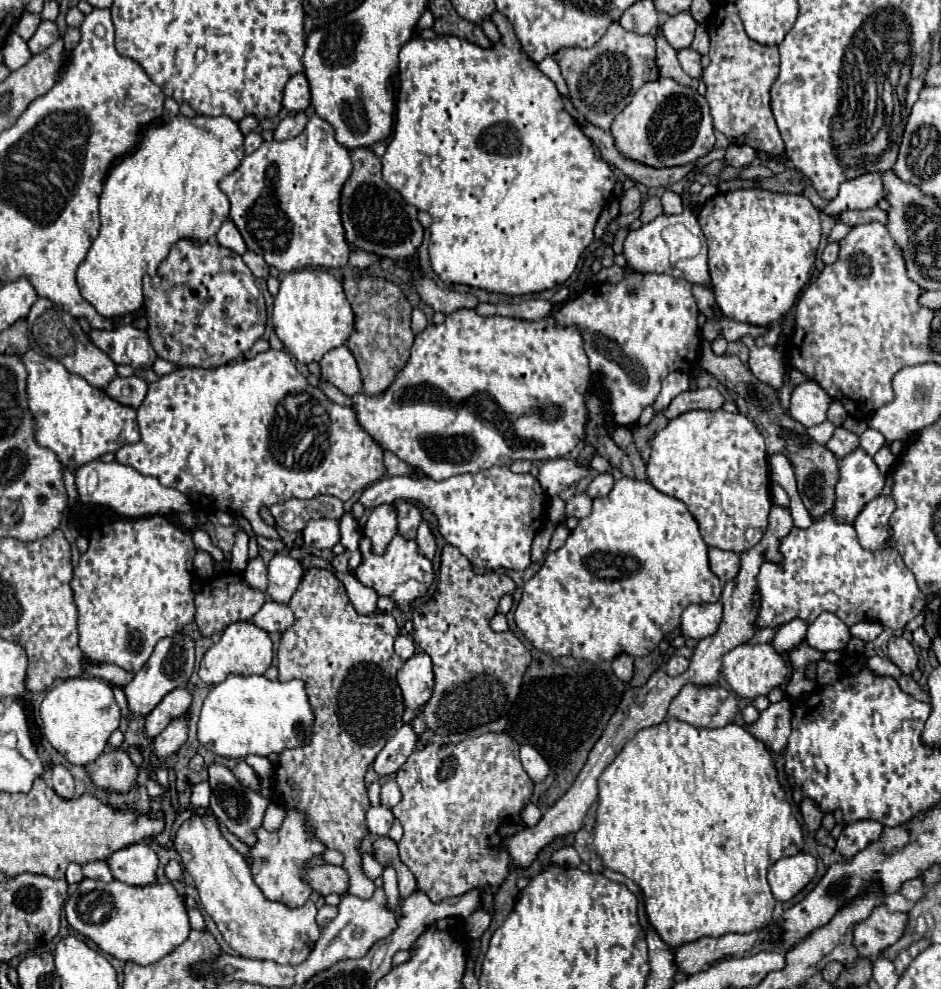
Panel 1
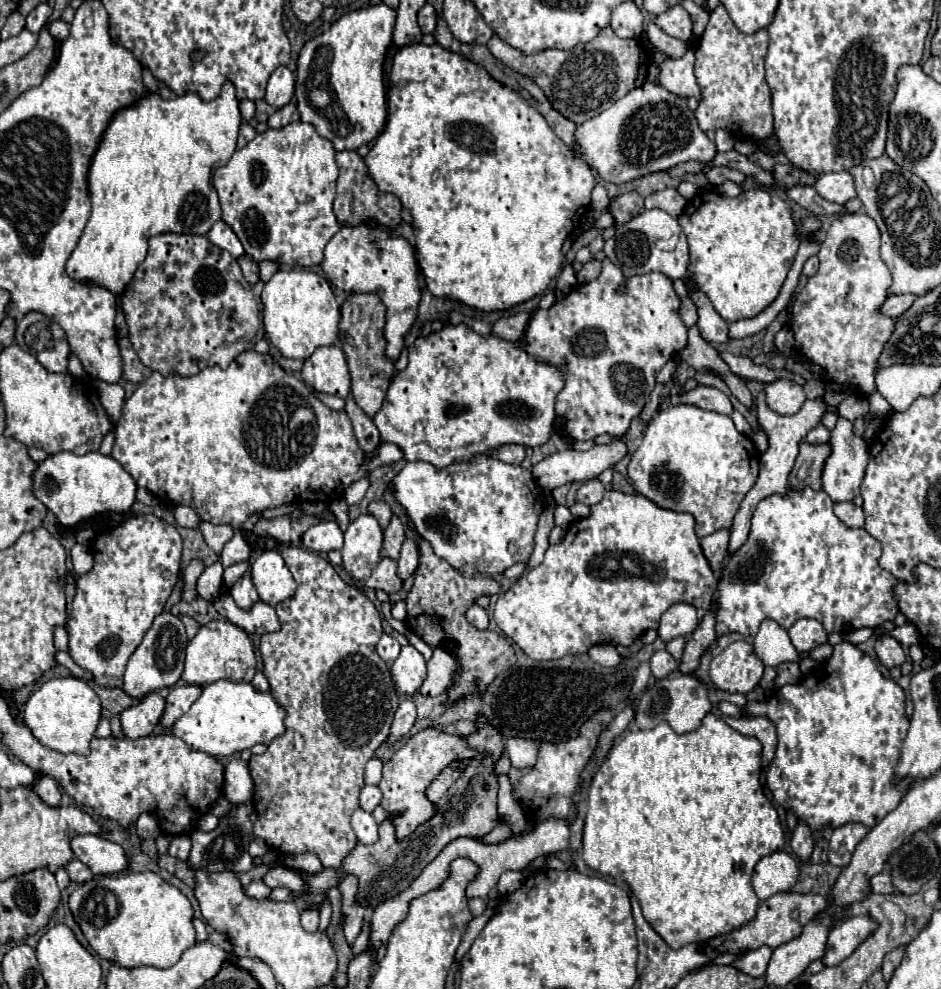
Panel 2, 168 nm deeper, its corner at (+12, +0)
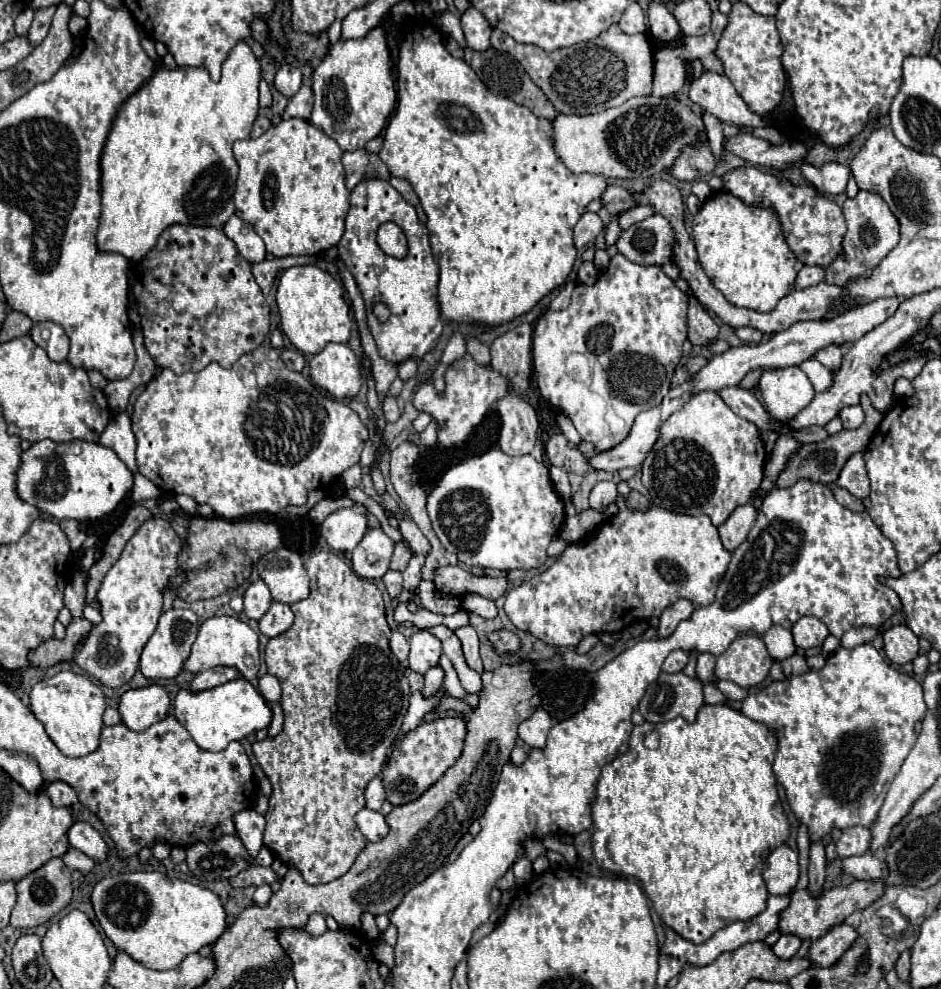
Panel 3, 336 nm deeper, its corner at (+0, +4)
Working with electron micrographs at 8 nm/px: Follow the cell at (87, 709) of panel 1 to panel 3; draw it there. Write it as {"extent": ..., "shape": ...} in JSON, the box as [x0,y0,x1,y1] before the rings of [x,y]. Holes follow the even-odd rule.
{"extent":[30,670,106,758],"shape":[[[62,670],[52,678],[40,680],[30,690],[30,710],[44,724],[46,734],[60,748],[62,754],[70,758],[80,758],[98,748],[106,698],[102,694],[102,688],[94,684],[88,676]]]}

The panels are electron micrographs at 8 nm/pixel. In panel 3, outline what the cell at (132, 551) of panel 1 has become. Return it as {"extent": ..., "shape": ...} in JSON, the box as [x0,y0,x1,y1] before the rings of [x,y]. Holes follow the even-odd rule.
{"extent":[74,518,180,688],"shape":[[[162,518],[148,520],[128,540],[120,560],[104,576],[102,588],[96,596],[102,606],[100,612],[104,620],[92,628],[74,656],[74,662],[102,686],[120,688],[134,676],[142,648],[156,630],[168,578],[178,570],[176,556],[180,550],[180,536],[174,532],[170,522]]]}

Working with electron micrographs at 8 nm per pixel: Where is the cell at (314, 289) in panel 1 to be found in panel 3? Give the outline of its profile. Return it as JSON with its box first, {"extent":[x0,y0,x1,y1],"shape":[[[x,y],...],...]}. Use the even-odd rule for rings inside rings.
{"extent":[276,266,352,354],"shape":[[[294,266],[282,270],[278,280],[276,302],[280,308],[280,326],[290,342],[302,354],[318,354],[330,342],[348,342],[352,320],[348,316],[348,300],[344,286],[318,266]]]}

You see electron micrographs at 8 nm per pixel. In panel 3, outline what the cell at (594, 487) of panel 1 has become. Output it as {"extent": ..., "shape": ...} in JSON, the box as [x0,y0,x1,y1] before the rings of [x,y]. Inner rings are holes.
{"extent":[590,482,618,512],"shape":[[[598,482],[590,492],[590,508],[604,512],[608,504],[612,504],[616,498],[618,498],[618,492],[614,482]]]}

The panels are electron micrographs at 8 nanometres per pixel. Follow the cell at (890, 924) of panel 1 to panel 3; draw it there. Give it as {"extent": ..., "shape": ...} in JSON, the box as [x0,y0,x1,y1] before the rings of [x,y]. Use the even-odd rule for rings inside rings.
{"extent":[808,924,856,968],"shape":[[[846,924],[834,926],[824,936],[820,936],[818,940],[812,942],[812,946],[808,950],[808,958],[814,968],[832,966],[844,954],[844,950],[850,948],[850,944],[854,940],[856,940],[856,930],[852,926],[846,926]]]}

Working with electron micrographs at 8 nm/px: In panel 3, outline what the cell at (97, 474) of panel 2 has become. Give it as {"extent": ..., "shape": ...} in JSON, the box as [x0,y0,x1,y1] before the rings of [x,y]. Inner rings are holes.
{"extent":[16,440,134,520],"shape":[[[40,440],[34,442],[28,450],[22,452],[22,464],[16,472],[16,488],[18,496],[36,506],[40,512],[46,512],[54,516],[56,520],[96,520],[106,514],[110,514],[118,502],[128,494],[128,490],[134,484],[132,472],[126,468],[126,464],[116,456],[114,450],[86,440],[72,440],[72,442],[52,442],[52,440]]]}

